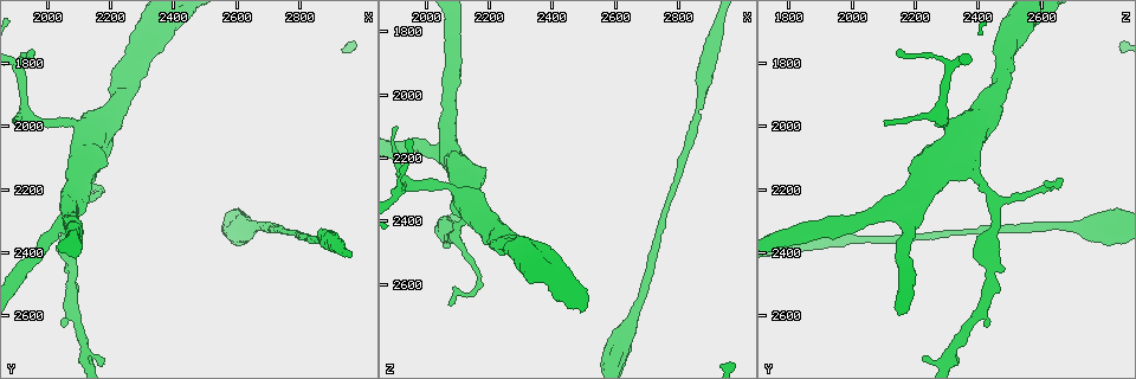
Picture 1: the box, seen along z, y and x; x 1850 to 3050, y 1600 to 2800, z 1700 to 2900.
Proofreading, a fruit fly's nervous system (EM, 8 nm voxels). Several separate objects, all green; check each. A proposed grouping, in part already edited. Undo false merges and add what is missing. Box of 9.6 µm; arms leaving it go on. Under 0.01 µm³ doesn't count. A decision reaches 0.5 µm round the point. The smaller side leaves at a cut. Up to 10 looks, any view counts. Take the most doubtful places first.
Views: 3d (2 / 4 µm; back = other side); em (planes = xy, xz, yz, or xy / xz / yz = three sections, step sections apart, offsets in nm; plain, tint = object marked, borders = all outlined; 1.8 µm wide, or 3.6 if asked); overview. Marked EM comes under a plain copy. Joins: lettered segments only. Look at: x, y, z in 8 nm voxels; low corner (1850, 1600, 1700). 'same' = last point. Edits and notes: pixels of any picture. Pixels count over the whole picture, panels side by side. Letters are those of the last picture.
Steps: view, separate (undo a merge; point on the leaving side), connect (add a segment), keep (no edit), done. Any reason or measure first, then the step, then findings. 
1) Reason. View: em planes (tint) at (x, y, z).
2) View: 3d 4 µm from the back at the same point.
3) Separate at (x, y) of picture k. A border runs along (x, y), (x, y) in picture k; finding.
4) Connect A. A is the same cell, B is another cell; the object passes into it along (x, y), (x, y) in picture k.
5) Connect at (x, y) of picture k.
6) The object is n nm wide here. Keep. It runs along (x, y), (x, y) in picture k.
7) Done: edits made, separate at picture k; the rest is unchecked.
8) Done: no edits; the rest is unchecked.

Thin end. View: em xz step 16 (borders) at (2070, 2170, 2660).

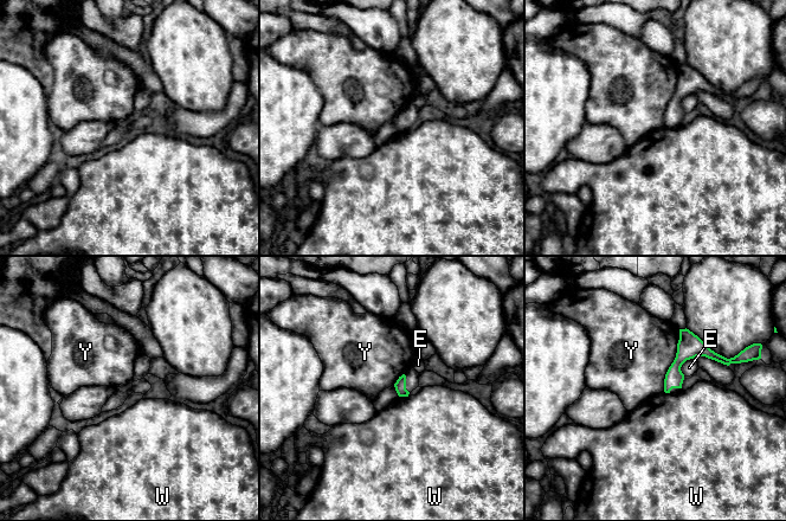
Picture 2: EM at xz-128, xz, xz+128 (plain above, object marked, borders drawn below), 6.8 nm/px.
View: em planes (borders) at the same point.

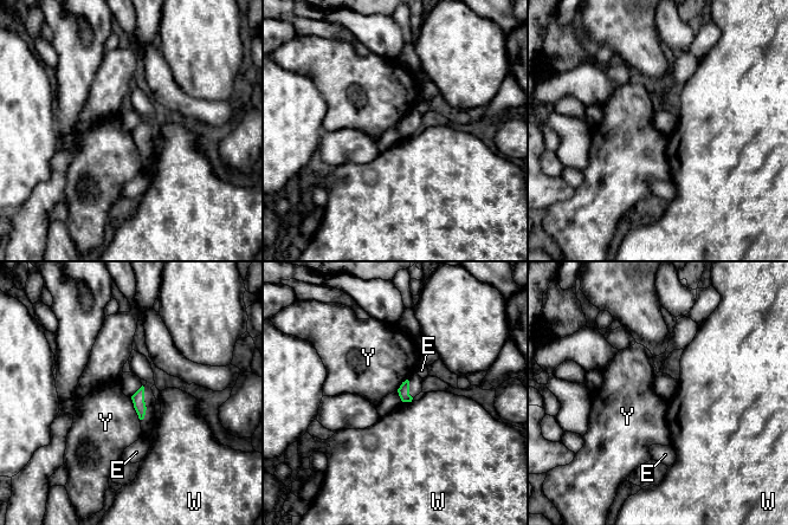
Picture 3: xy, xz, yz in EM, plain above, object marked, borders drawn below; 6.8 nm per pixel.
Keep. E, W and Y are other cells; a border runs along (130, 397), (140, 419) in picture 3; no lettered segment goes on from it.

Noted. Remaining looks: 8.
Two arms in line, one across. View: em 3.6 µm xz step 4 (tint) at (2080, 2220, 2190).

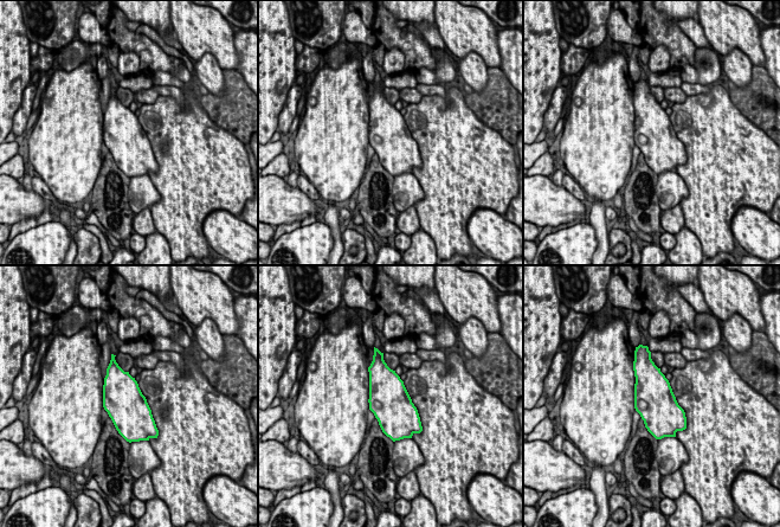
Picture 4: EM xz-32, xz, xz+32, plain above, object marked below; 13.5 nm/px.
Another direction. View: em 3.6 µm planes (tint) at the same point.

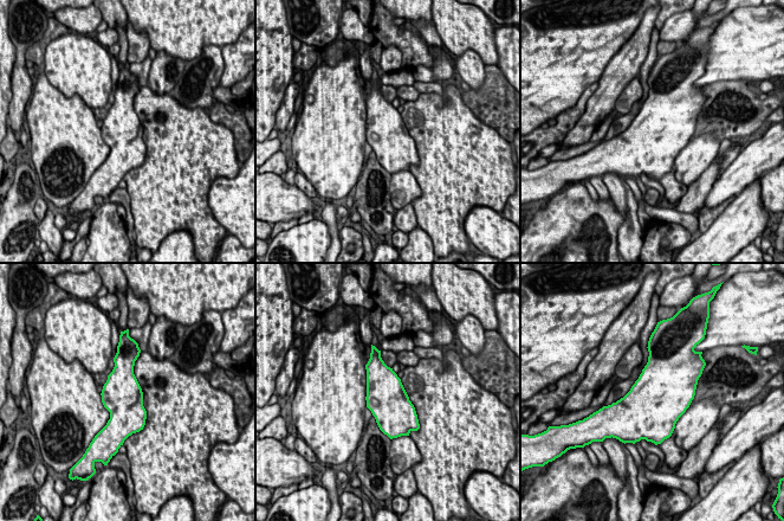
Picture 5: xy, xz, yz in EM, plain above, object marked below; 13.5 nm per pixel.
What lies round it. View: em 3.6 µm planes (borders) at the same point.

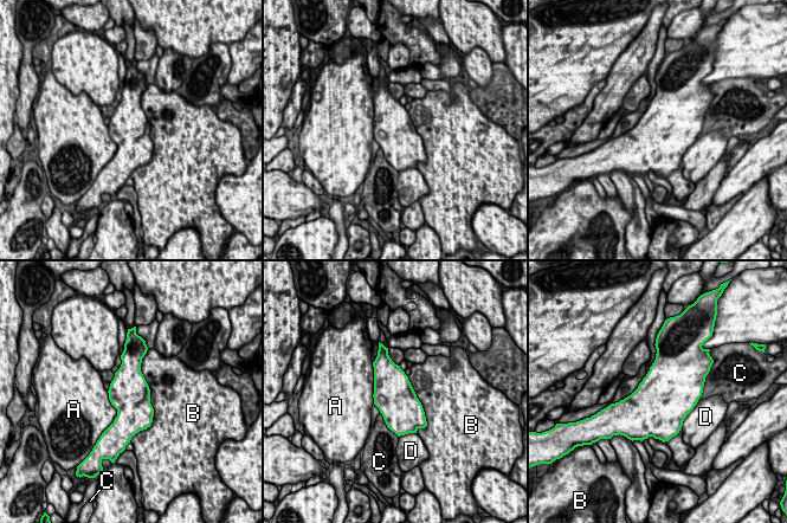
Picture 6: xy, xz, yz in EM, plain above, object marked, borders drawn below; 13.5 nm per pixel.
The object is 550 nm wide here; the longest contact is with B, 1100 nm. Keep. A, B, C and D are other cells; continuous, no second cell.

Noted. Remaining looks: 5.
Arms part here. View: em planes (tint) at (2090, 2240, 2460).

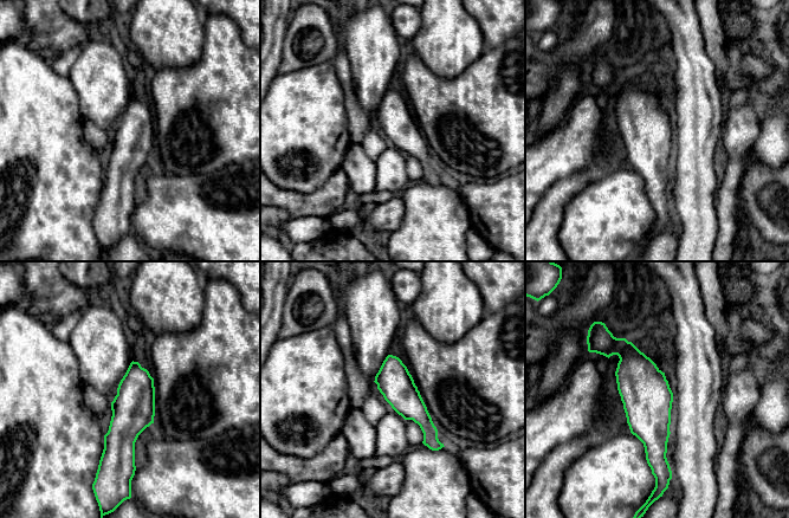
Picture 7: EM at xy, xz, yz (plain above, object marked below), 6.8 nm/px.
View: em planes (borders) at the same point.

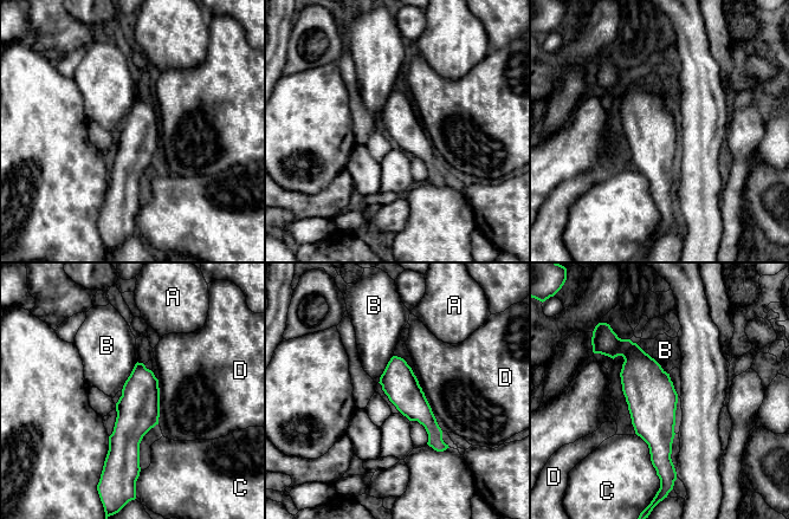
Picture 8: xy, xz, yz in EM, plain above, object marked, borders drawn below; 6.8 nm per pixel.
The object is 240 nm wide here. Keep. A, B, C and D are other cells; a border runs along (636, 344), (668, 374) in picture 8; all the same cell.

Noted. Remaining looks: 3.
Free end. View: 3d 2 µm at (1950, 1770, 2130).

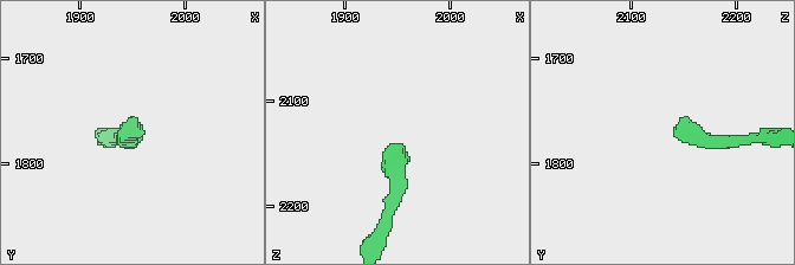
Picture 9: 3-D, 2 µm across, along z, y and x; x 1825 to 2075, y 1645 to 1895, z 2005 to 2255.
Now the EM. View: em xy step 16 (borders) at (1948, 1764, 2144).

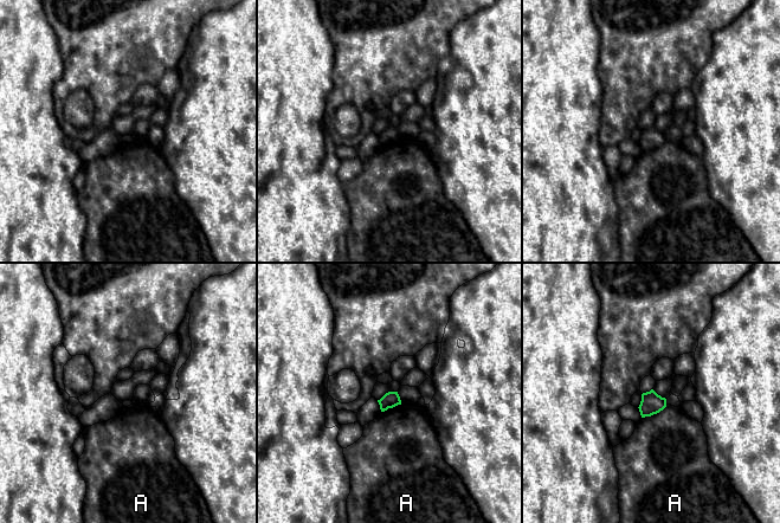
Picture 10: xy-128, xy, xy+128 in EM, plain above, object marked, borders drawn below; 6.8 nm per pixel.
Keep. A is another cell; a border runs along (666, 405), (658, 412), (642, 418) in picture 10; no lettered segment goes on from it.

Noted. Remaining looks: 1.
Done: no edits; the rest is unchecked.

